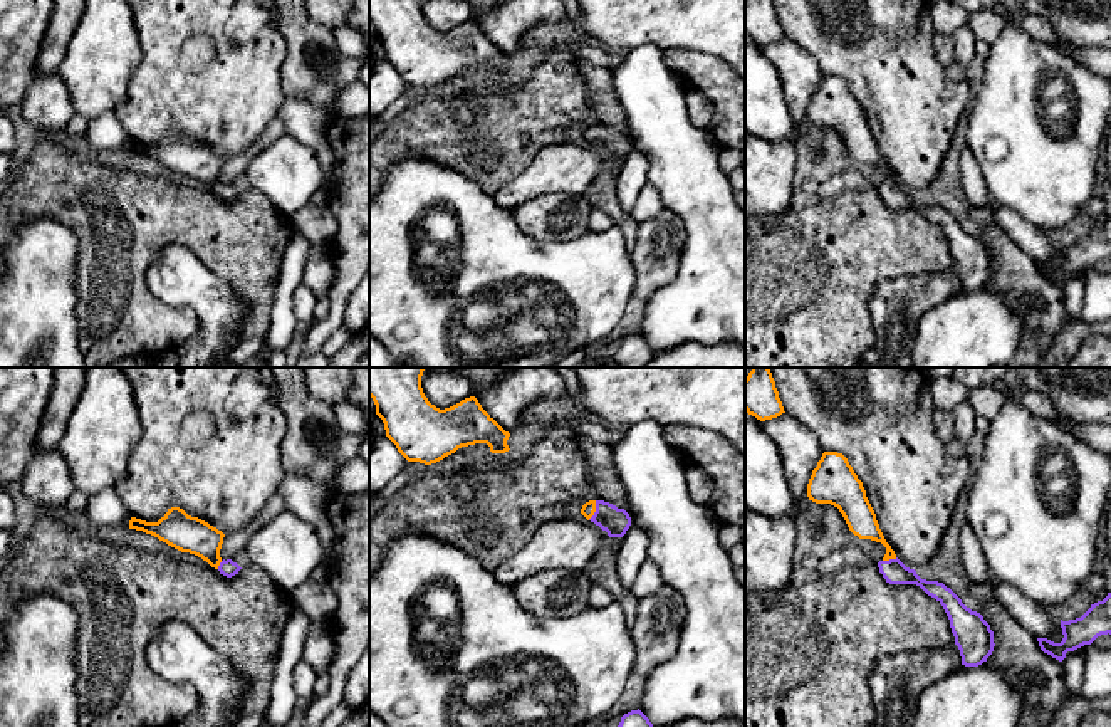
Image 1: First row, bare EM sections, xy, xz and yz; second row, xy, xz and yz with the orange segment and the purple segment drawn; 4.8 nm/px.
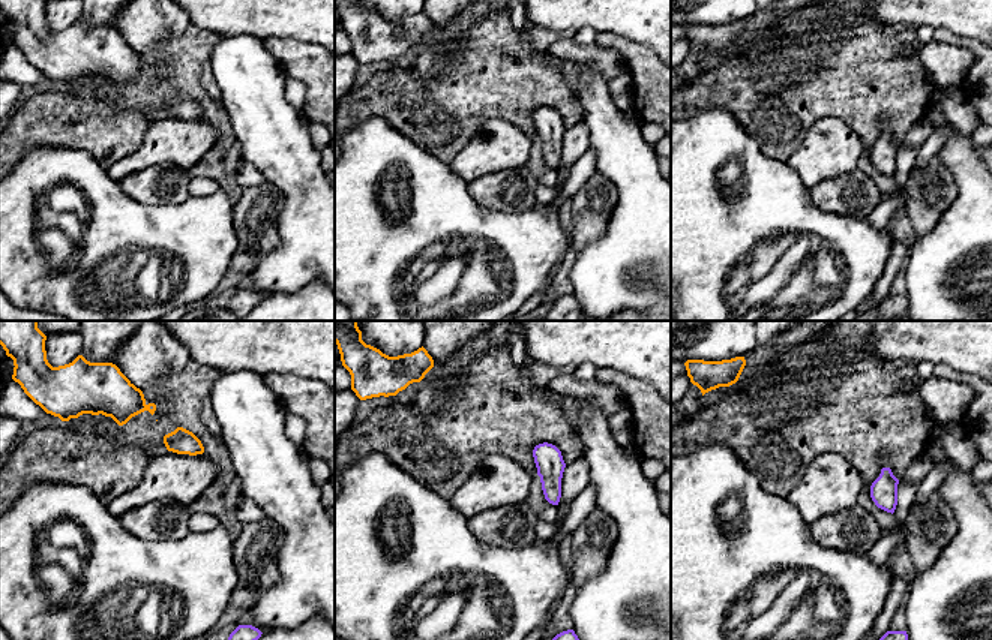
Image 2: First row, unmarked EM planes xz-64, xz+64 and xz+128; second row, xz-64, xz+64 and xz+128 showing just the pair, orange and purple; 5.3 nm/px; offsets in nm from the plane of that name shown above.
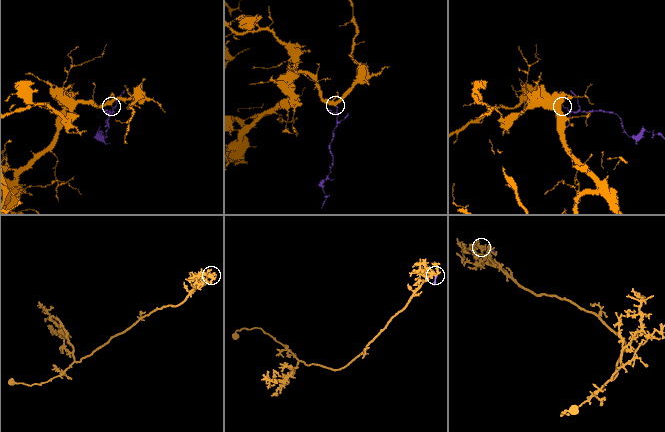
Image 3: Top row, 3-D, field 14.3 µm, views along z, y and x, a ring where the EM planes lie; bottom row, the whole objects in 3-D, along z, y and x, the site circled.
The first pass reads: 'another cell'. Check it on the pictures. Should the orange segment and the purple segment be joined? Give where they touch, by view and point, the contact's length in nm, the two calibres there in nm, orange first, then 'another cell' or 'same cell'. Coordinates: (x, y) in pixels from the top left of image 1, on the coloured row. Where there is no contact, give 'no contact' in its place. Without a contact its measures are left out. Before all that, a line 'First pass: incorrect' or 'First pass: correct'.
First pass: incorrect
xz (594, 511) | 100 nm | 70/130 nm | same cell

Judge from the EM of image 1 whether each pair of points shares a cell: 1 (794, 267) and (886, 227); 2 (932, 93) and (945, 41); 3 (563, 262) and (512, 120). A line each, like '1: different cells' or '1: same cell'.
1: same cell
2: different cells
3: different cells

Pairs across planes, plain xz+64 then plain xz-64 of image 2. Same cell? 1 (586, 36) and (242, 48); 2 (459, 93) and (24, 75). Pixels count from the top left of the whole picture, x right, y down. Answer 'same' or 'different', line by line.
1: same
2: different

